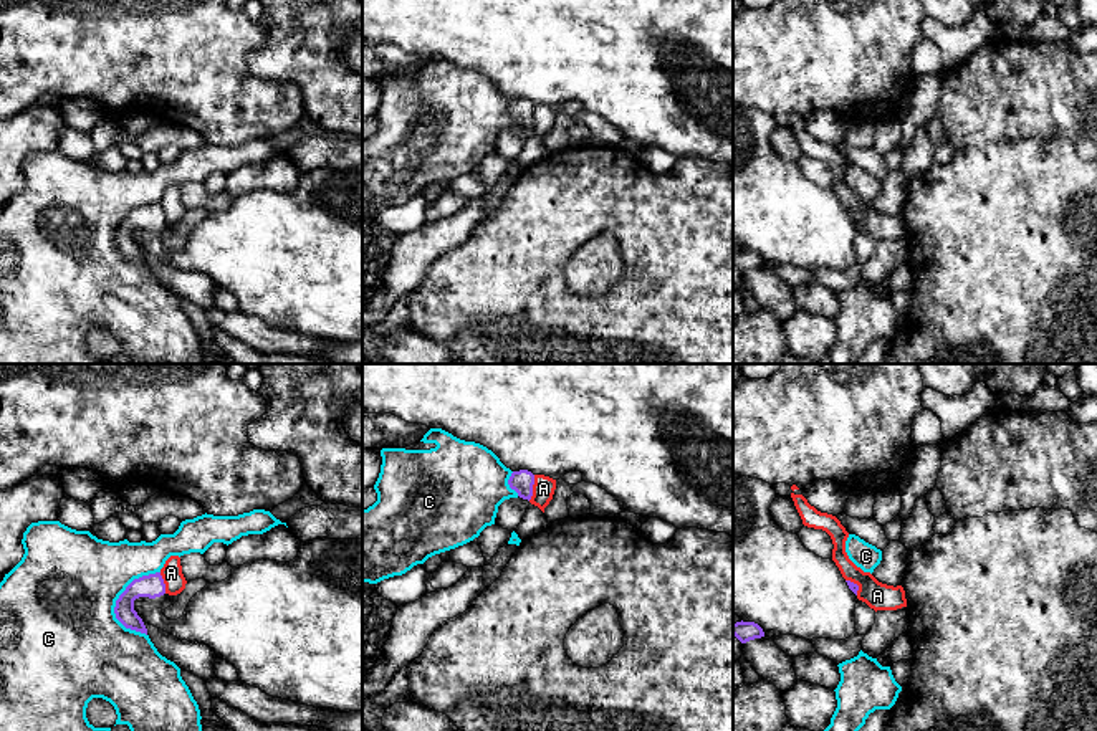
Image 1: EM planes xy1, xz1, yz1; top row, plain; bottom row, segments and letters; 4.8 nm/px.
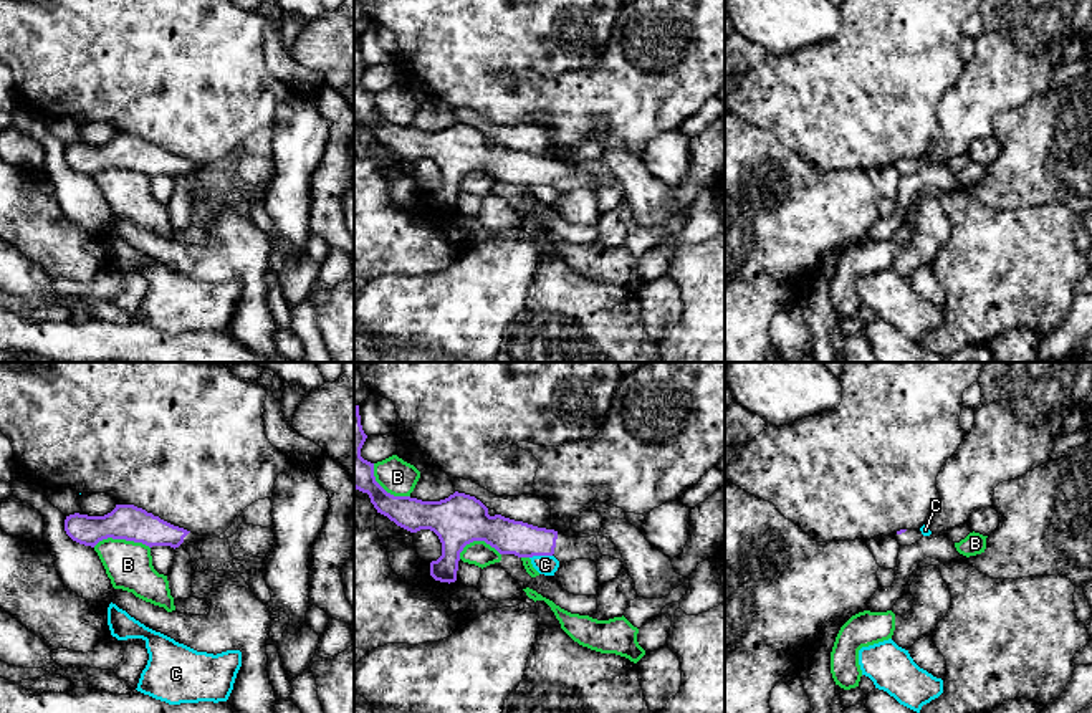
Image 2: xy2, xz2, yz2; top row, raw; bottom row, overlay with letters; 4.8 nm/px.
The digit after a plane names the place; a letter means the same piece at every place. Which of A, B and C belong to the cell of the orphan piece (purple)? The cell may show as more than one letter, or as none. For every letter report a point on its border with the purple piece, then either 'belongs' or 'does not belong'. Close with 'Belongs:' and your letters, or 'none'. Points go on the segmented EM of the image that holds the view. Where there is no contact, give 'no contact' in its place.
A: xz1 (531, 488) | does not belong
B: xy2 (121, 538) | does not belong
C: xy1 (123, 592) | does not belong
Belongs: none

